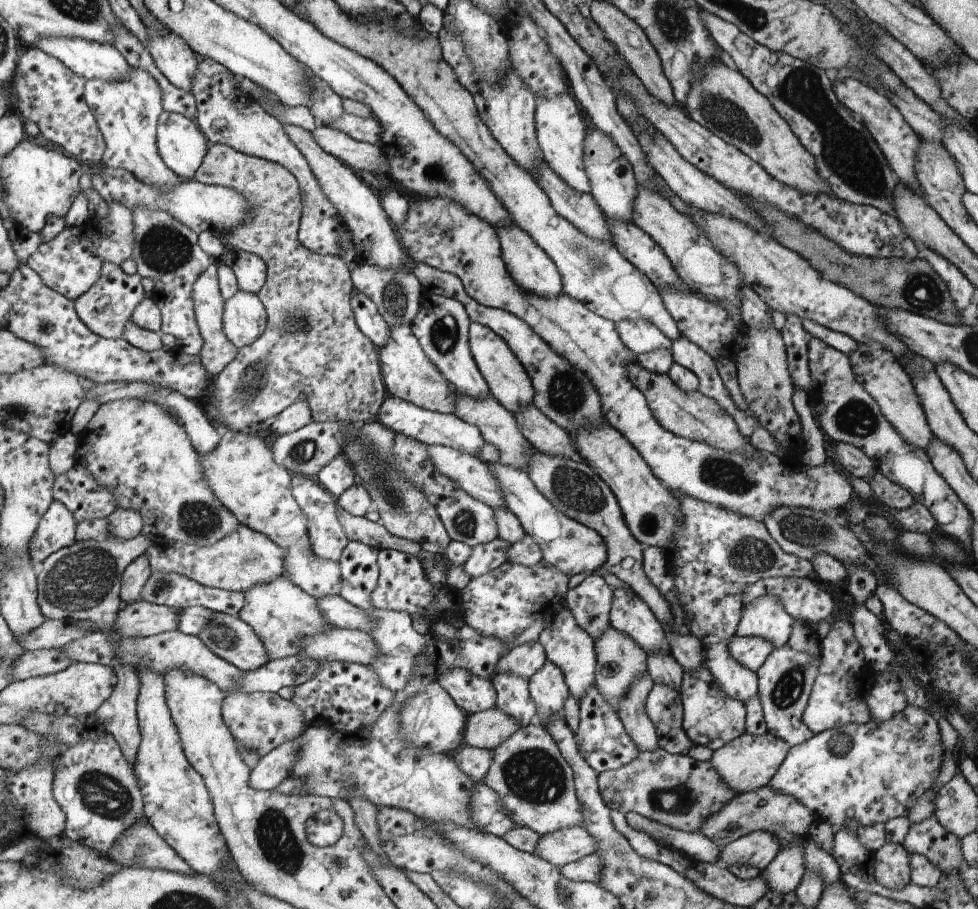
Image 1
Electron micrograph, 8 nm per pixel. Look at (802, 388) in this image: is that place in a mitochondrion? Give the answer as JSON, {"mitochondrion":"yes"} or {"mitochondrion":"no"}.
{"mitochondrion":"no"}

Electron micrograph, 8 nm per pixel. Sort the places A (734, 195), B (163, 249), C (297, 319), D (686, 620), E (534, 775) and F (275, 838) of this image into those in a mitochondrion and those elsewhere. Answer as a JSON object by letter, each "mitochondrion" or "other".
{"A":"other","B":"mitochondrion","C":"mitochondrion","D":"other","E":"mitochondrion","F":"mitochondrion"}

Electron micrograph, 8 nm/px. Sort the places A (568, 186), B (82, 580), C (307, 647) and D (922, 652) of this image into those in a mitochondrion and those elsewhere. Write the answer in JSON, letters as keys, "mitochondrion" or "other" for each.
{"A":"other","B":"mitochondrion","C":"other","D":"other"}

